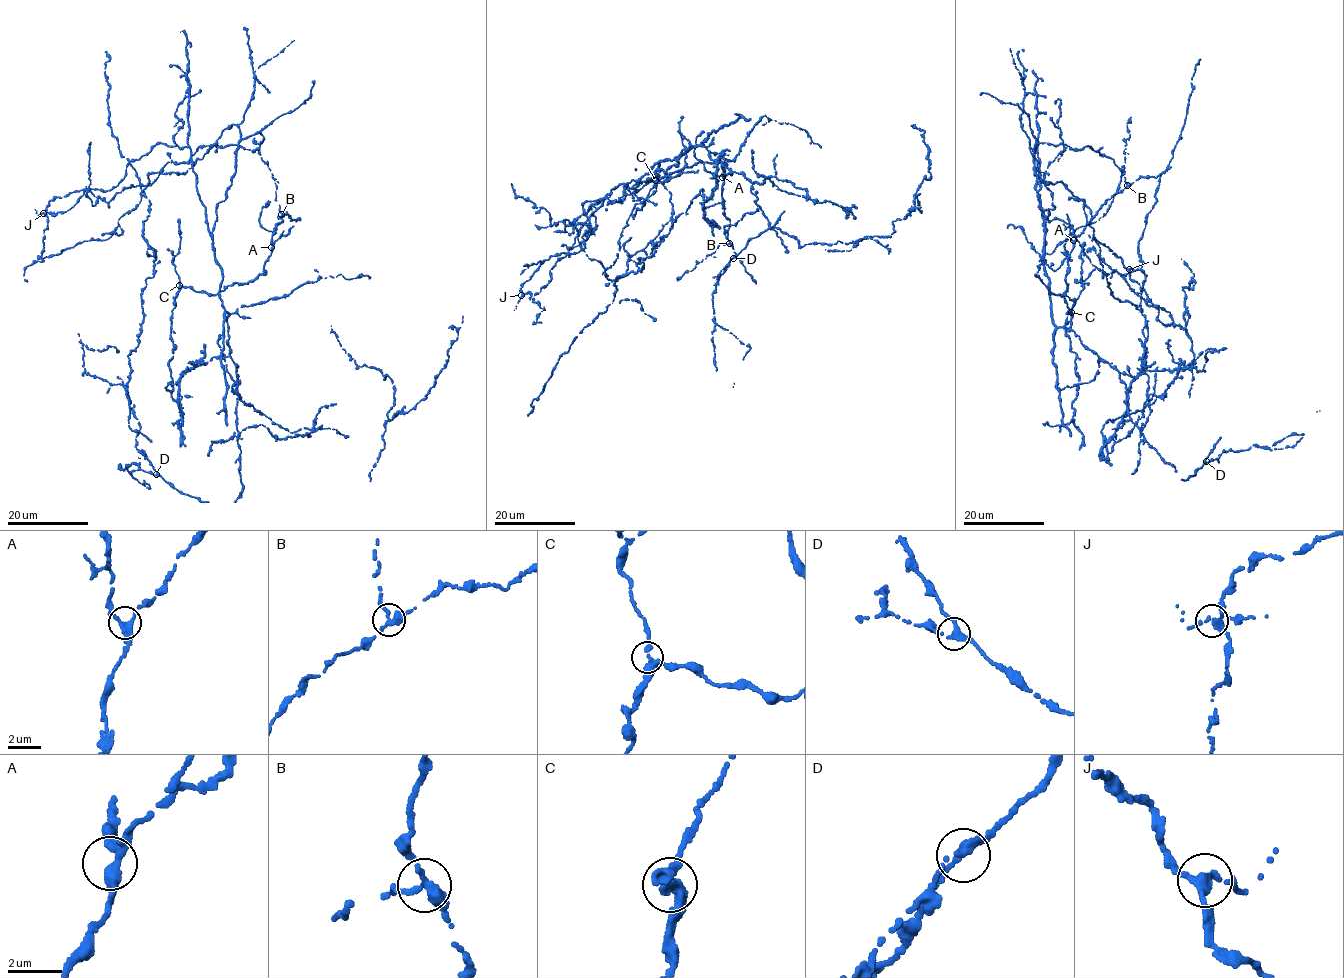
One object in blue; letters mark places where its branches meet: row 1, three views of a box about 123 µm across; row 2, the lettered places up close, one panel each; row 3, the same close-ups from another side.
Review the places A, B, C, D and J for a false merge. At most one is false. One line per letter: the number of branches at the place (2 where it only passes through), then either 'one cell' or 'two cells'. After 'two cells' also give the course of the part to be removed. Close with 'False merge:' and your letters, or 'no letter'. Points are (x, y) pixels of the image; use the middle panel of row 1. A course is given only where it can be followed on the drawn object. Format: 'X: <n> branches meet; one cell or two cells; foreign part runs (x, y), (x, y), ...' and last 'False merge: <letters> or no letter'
A: 3 branches meet; one cell
B: 3 branches meet; two cells; foreign part runs (729, 243), (719, 246), (677, 280)
C: 3 branches meet; one cell
D: 3 branches meet; one cell
J: 3 branches meet; one cell
False merge: B

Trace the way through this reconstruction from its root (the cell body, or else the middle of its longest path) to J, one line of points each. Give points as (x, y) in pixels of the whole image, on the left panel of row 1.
J: (212, 238), (187, 146), (156, 144), (129, 163), (115, 187), (55, 198), (43, 213)

